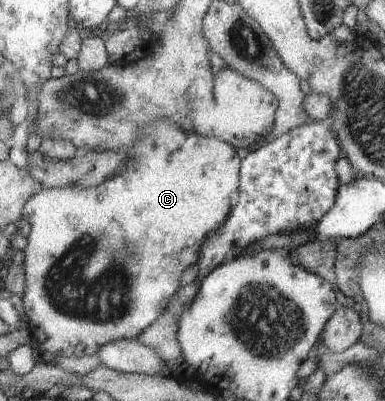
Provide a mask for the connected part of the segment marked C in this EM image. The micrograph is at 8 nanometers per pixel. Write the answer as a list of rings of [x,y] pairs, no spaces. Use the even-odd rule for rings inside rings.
[[[159,120],[151,126],[151,130],[145,130],[145,134],[143,134],[143,138],[139,138],[139,146],[135,146],[135,150],[137,150],[135,154],[133,154],[133,150],[126,152],[128,157],[133,158],[133,162],[123,170],[123,174],[115,174],[115,178],[109,178],[101,186],[85,188],[73,185],[67,188],[44,188],[39,196],[34,196],[27,202],[25,218],[32,224],[32,233],[28,237],[28,245],[24,249],[27,292],[25,292],[23,300],[25,300],[25,310],[30,318],[29,326],[33,336],[41,342],[41,346],[36,350],[39,361],[47,363],[55,356],[71,358],[74,356],[75,350],[79,350],[79,344],[85,344],[88,355],[95,355],[103,350],[103,346],[110,345],[111,342],[139,339],[142,332],[149,329],[166,312],[168,305],[182,287],[183,274],[191,266],[198,264],[199,258],[202,258],[203,244],[213,234],[222,230],[232,215],[232,209],[242,185],[242,159],[233,144],[218,137],[187,132],[173,120]]]

